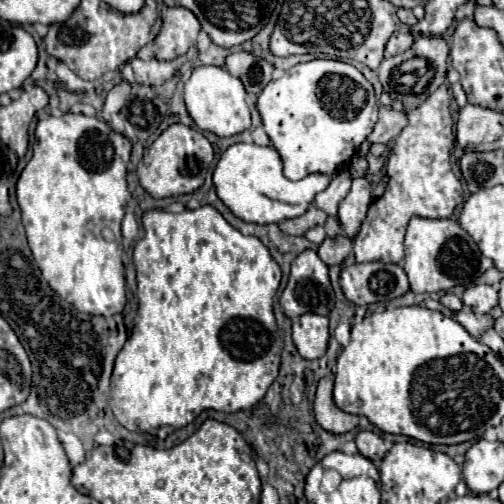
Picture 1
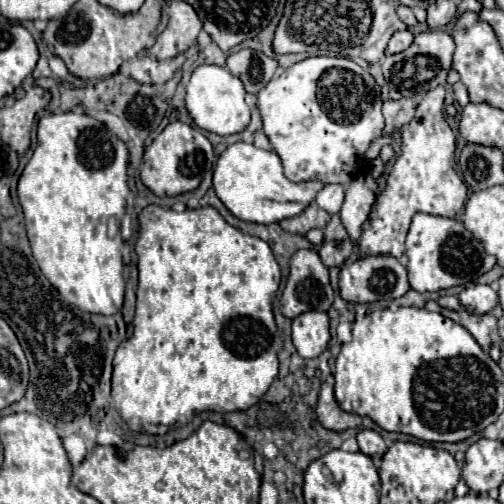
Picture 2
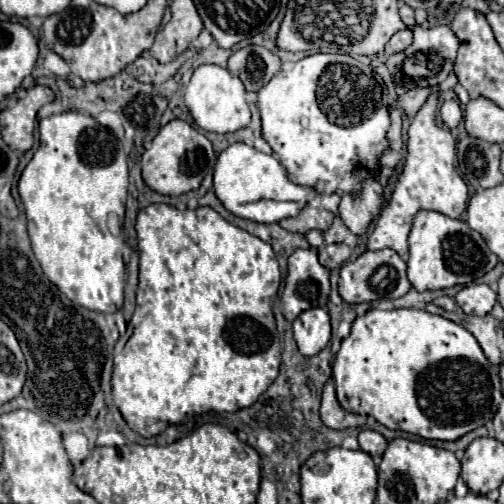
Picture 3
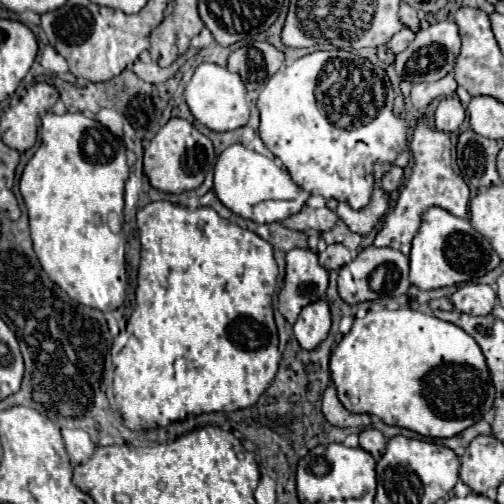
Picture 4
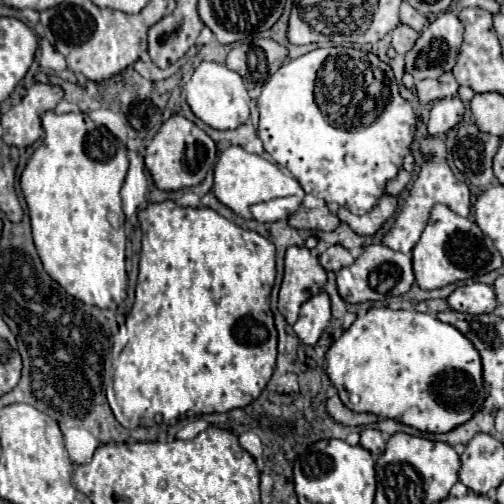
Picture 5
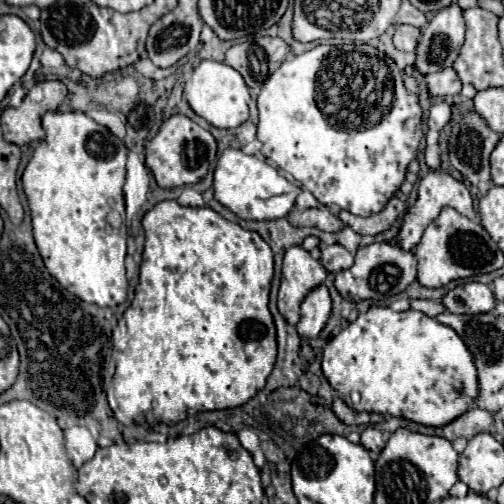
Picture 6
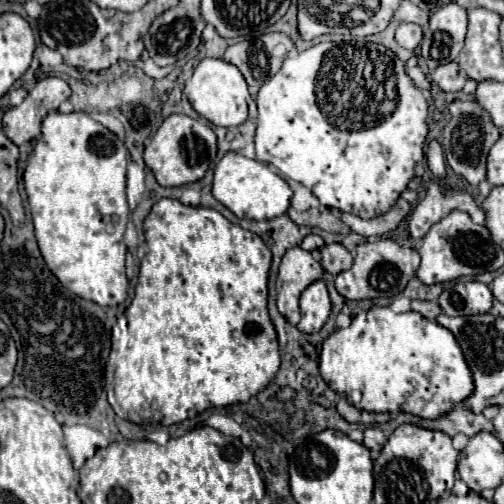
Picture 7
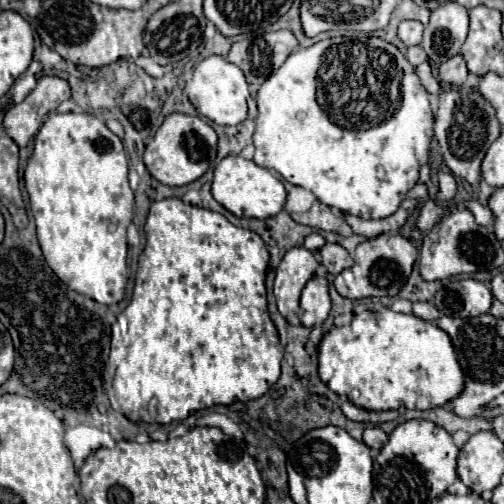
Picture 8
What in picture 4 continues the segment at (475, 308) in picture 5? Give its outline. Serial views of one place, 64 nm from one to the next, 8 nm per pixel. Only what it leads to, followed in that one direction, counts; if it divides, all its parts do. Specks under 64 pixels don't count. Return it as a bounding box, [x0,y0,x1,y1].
[452,284,496,316]

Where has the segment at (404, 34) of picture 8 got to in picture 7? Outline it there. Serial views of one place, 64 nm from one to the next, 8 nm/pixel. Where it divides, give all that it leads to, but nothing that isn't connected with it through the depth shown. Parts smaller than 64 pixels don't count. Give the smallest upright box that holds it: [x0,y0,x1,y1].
[396,24,422,50]

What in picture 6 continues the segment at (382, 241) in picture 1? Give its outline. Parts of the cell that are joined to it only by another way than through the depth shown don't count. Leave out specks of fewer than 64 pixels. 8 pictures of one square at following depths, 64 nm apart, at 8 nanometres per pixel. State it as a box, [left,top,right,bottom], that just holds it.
[394,168,476,250]

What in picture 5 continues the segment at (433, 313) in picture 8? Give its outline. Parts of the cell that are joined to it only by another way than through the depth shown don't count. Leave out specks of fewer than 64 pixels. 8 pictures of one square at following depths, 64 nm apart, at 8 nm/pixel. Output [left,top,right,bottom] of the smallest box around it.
[416,300,448,314]

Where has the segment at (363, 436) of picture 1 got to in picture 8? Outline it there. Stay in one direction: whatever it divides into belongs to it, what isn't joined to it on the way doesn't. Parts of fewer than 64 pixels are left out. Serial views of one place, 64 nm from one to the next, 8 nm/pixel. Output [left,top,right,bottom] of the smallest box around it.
[364,426,388,450]

